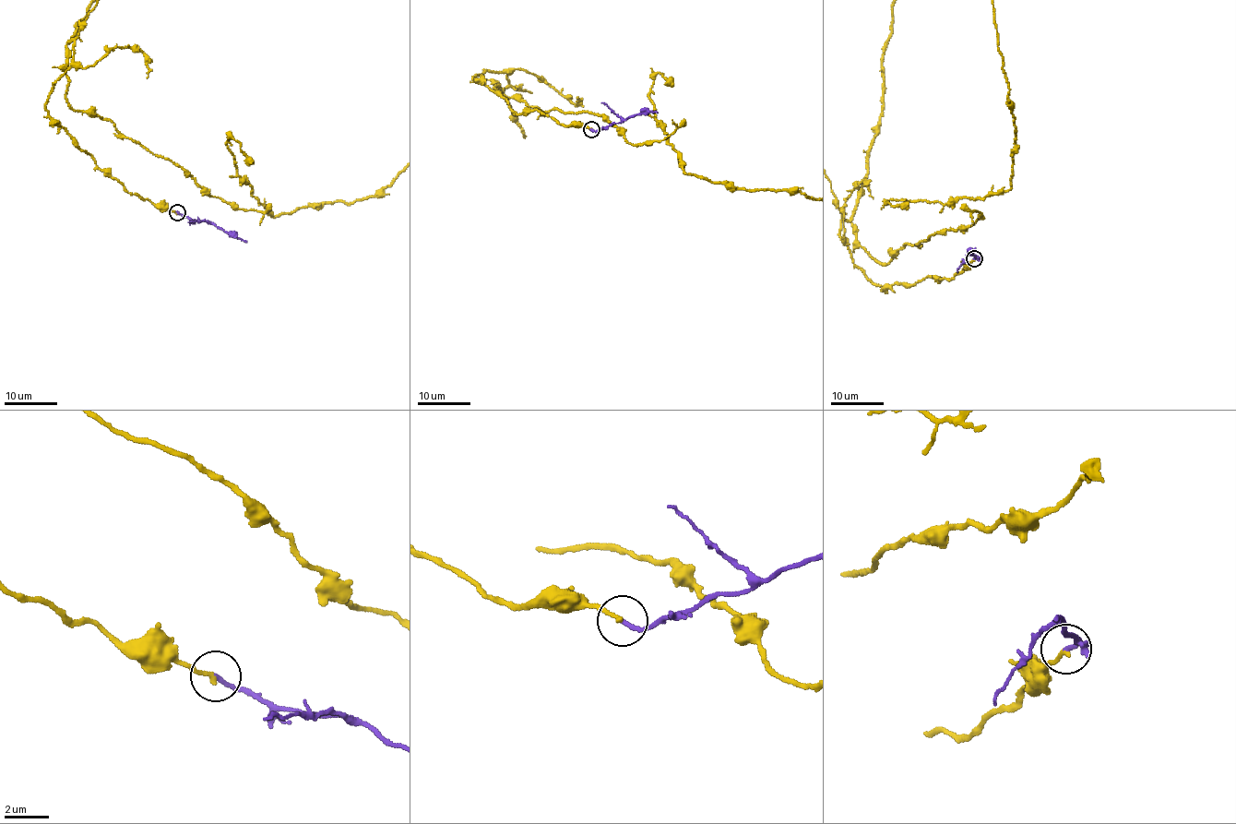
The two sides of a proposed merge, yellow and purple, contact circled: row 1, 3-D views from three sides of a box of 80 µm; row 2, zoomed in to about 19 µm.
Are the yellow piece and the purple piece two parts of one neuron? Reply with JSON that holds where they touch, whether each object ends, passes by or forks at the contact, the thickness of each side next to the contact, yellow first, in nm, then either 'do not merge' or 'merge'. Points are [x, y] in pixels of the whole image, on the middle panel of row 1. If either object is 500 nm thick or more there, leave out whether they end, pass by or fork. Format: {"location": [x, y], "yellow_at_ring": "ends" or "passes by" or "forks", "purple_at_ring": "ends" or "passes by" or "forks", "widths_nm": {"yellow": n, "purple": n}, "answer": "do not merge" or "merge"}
{"location": [591, 129], "yellow_at_ring": "ends", "purple_at_ring": "ends", "widths_nm": {"yellow": 200, "purple": 200}, "answer": "merge"}

